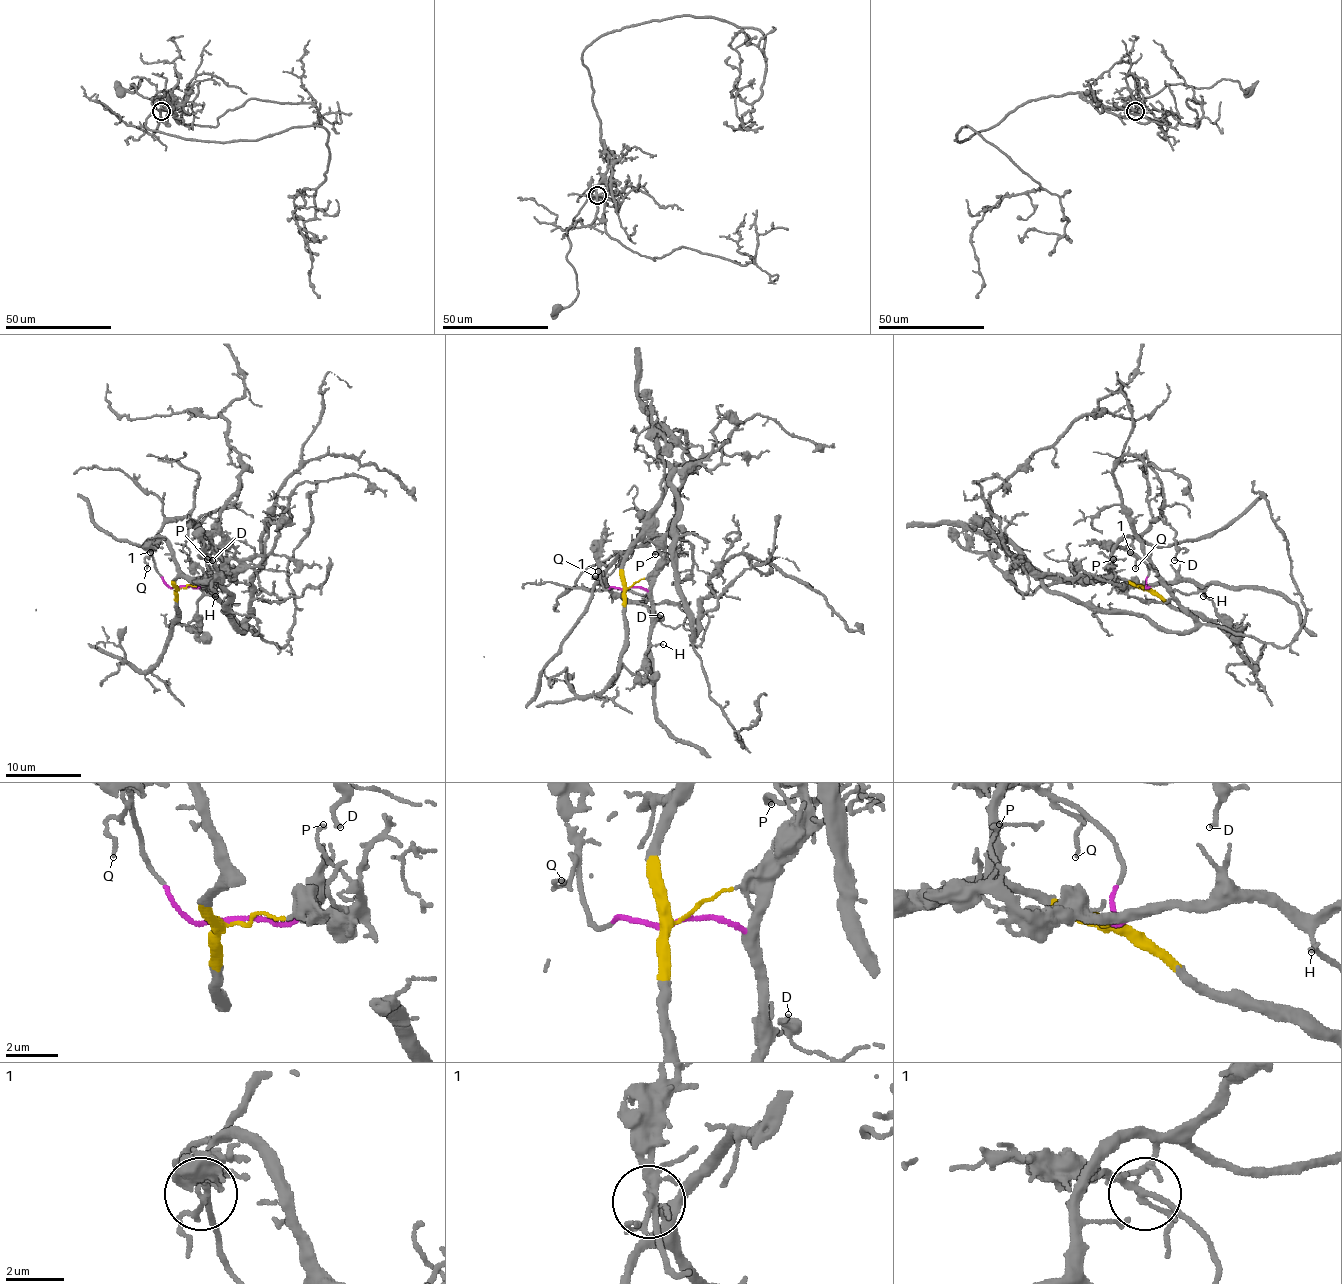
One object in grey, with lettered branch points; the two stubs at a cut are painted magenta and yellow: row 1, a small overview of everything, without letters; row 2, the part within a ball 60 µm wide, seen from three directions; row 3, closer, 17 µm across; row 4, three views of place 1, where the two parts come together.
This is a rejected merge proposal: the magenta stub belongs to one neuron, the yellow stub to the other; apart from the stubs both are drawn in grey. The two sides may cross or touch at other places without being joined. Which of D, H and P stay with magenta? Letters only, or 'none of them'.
H, P

